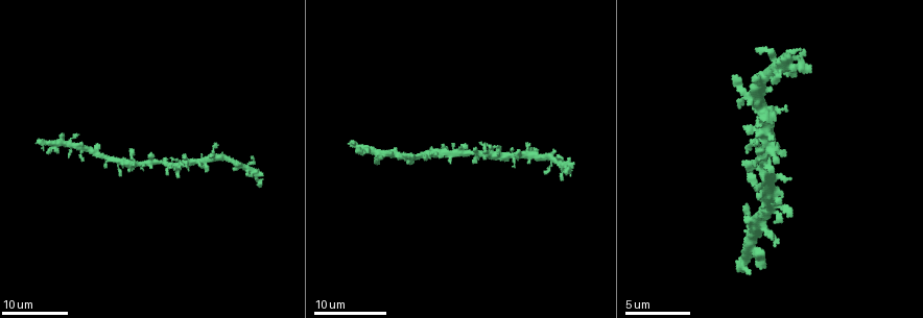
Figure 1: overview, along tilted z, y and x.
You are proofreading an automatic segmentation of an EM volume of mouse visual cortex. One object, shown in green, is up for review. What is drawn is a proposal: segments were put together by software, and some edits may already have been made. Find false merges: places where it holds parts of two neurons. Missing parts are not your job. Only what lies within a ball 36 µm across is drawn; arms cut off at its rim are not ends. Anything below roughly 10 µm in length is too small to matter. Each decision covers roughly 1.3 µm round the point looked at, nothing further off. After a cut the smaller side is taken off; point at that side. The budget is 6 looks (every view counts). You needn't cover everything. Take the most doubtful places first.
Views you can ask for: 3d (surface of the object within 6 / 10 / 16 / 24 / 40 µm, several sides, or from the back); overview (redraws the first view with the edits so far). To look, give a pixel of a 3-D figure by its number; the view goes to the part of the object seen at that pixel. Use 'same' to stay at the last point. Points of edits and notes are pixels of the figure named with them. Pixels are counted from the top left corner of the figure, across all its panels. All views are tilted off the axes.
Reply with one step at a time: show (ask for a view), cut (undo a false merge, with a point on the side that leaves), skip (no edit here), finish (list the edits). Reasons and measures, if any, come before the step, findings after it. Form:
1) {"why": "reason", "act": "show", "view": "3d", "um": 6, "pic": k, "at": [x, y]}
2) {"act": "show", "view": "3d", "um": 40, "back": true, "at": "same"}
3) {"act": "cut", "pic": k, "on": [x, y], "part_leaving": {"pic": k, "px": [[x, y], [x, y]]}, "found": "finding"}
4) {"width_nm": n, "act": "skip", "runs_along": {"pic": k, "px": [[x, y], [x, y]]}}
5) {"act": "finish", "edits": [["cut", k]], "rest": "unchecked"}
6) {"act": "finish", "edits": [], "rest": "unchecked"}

{"why": "two arms in line, one across", "act": "show", "view": "3d", "um": 16, "pic": 1, "at": [463, 150]}

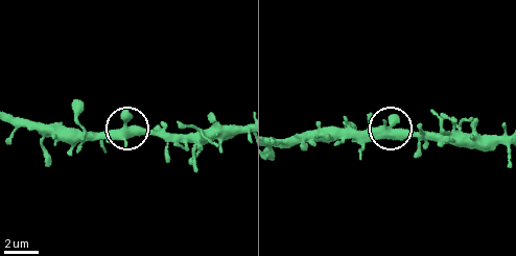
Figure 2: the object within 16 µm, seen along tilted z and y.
{"why": "closer look", "act": "show", "view": "3d", "um": 10, "pic": 2, "at": [134, 128]}

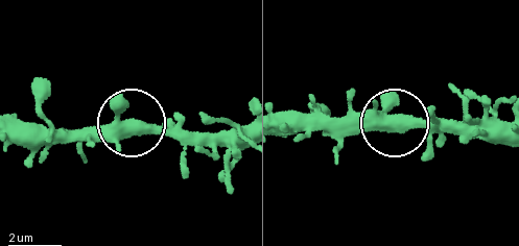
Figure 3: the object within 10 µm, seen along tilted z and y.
{"act": "show", "view": "3d", "um": 6, "pic": 3, "at": [129, 123]}

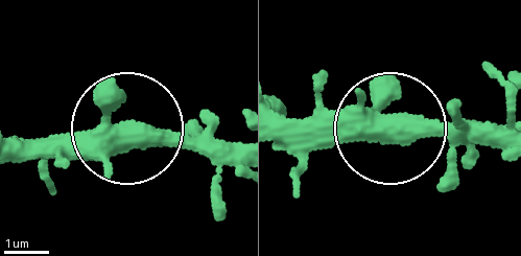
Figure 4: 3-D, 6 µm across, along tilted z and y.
{"arms": 3, "act": "skip", "found": "one neuron here"}

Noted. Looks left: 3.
{"act": "show", "view": "3d", "um": 16, "pic": 1, "at": [398, 158]}

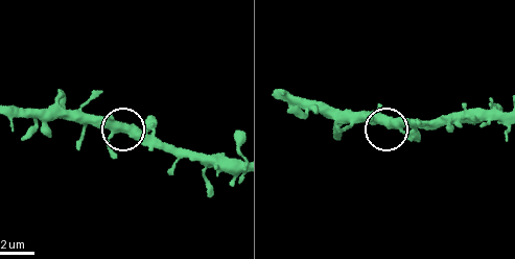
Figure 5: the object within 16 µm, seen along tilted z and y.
{"act": "show", "view": "3d", "um": 10, "pic": 5, "at": [122, 132]}

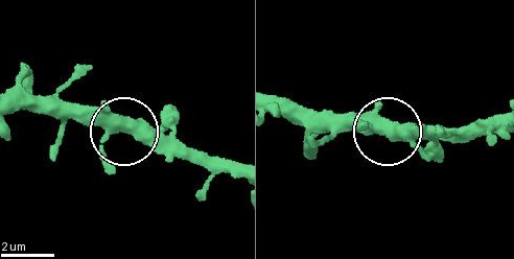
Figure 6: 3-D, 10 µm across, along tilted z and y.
{"arms": 3, "act": "skip", "runs_along": {"pic": 6, "px": [[237, 168], [217, 170], [65, 115]]}, "found": "continuous, no second neuron"}

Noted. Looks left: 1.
{"act": "finish", "edits": [], "rest": "unchecked"}

